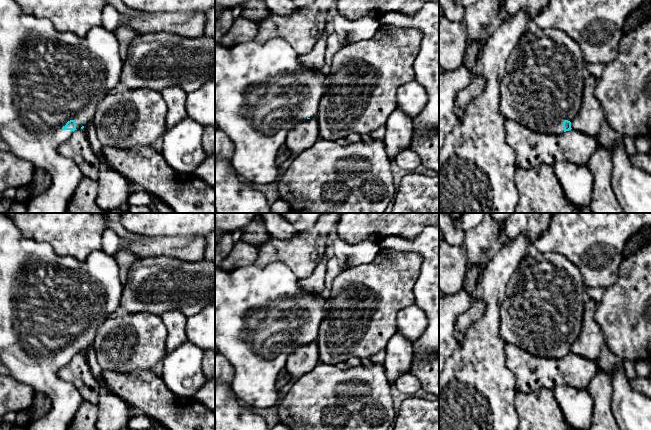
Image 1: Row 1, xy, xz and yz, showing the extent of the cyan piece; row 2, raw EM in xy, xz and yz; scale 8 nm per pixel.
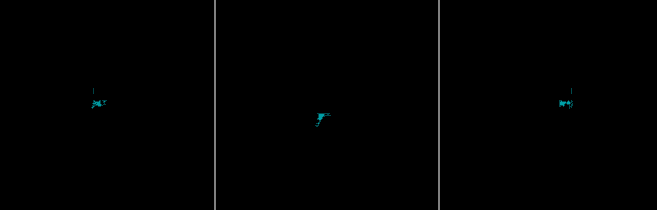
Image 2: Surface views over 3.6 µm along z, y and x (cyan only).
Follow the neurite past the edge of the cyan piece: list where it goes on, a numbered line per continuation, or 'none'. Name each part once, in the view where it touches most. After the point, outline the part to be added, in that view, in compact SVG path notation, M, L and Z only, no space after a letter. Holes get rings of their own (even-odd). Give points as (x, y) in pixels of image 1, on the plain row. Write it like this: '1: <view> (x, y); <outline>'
1: xy (47, 302); M0 213L0 361L8 369L10 377L31 386L36 392L46 394L51 401L51 409L48 414L31 421L25 426L26 430L68 430L84 400L72 384L60 379L57 375L58 370L73 358L73 355L63 354L62 351L70 344L76 346L76 353L81 353L82 350L85 351L93 346L99 327L111 315L119 313L122 290L123 285L119 278L119 265L113 256L106 254L103 250L92 251L85 261L77 260L71 256L57 255L49 244L36 242L33 238L25 238L15 222L6 213Z

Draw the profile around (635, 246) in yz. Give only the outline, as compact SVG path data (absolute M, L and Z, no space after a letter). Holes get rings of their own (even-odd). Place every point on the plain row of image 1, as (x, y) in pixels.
M639 235L634 236L630 241L628 241L625 244L624 251L623 251L624 257L629 256L635 251L642 248L643 244L644 241L640 238Z

